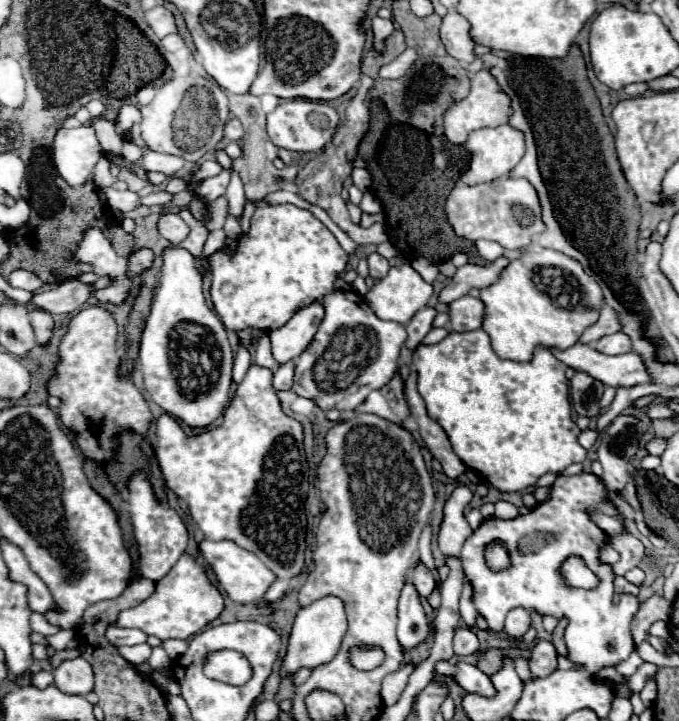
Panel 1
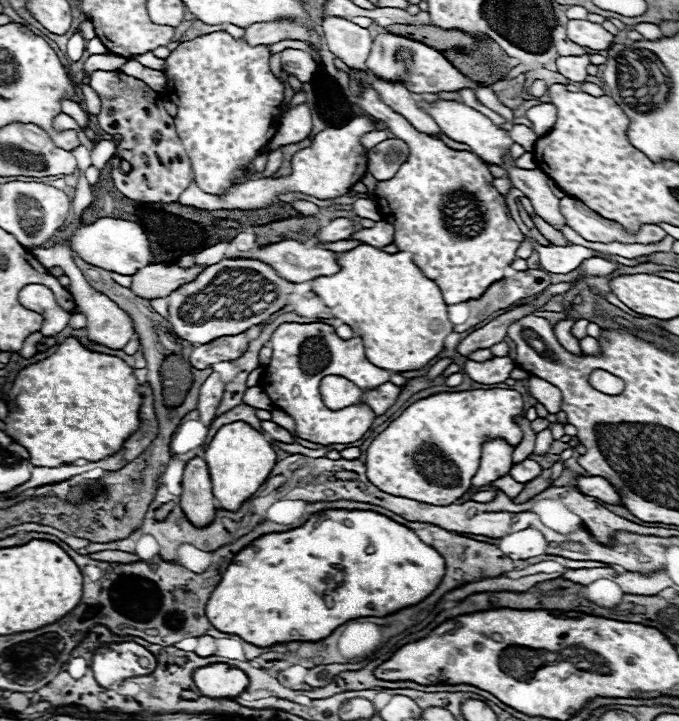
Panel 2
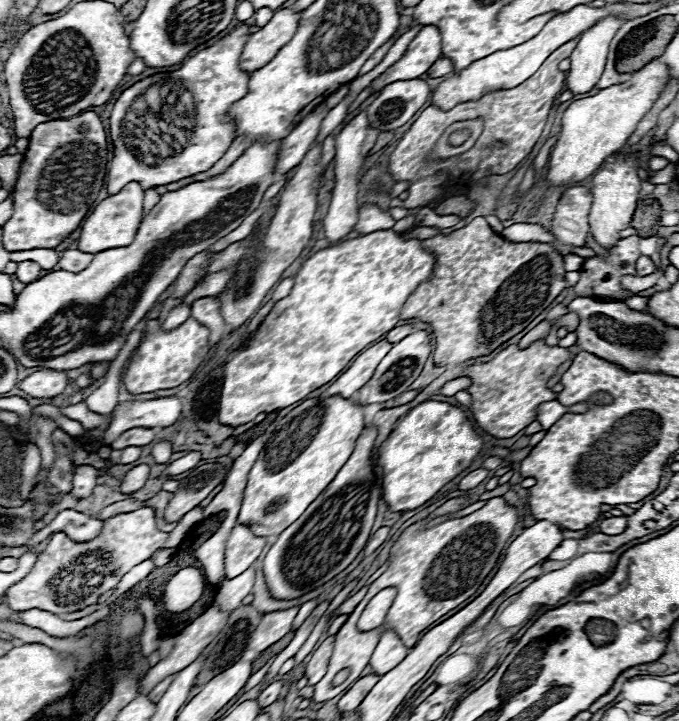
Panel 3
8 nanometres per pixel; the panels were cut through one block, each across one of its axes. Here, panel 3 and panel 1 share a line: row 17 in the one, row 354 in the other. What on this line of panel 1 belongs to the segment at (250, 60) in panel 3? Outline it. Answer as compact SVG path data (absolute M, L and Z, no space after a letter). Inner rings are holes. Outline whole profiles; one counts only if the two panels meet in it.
M318 302L298 310L288 324L270 332L272 340L272 356L276 362L284 364L292 358L298 358L312 342L312 334L316 334L320 322L324 320L324 306Z

